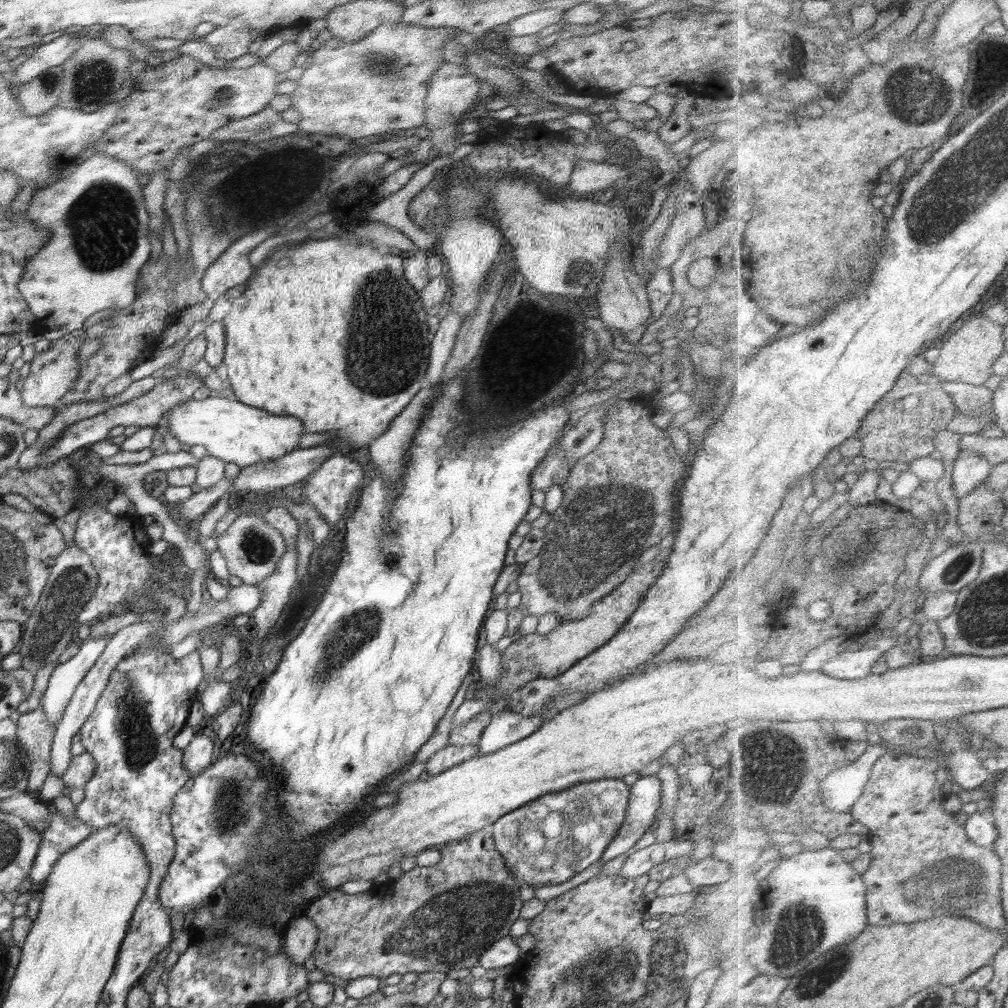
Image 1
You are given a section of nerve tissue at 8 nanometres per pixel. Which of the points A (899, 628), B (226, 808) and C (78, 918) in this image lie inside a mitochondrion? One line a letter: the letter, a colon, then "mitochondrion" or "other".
A: other
B: mitochondrion
C: other

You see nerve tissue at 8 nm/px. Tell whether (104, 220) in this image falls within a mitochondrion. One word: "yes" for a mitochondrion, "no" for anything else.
yes

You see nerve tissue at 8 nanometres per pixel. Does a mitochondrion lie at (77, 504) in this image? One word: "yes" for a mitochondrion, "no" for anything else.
no

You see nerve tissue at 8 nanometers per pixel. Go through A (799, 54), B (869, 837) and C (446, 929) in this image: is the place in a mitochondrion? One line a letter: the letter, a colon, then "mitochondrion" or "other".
A: other
B: other
C: mitochondrion

